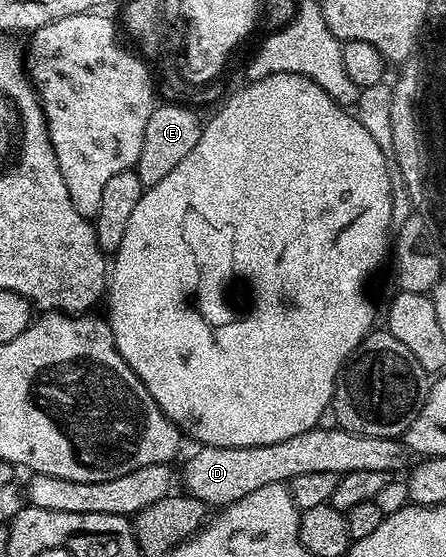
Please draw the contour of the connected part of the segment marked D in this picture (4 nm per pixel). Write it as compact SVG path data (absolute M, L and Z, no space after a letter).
M320 425L314 431L297 433L289 441L277 441L277 445L256 447L204 447L188 461L181 471L181 487L194 499L199 499L211 509L228 507L241 497L262 489L270 483L286 484L301 473L337 473L348 475L361 469L380 473L399 473L403 467L405 448L398 438L361 436L344 431L338 425Z

